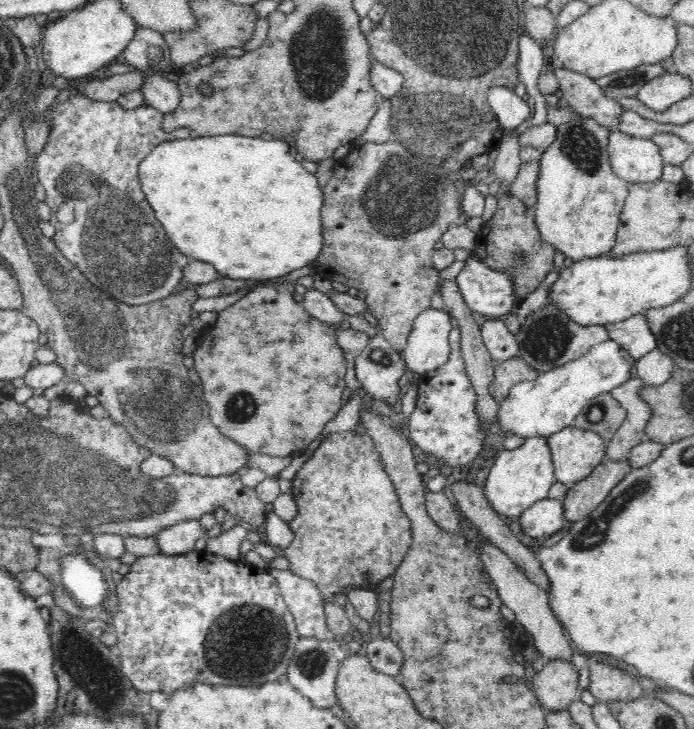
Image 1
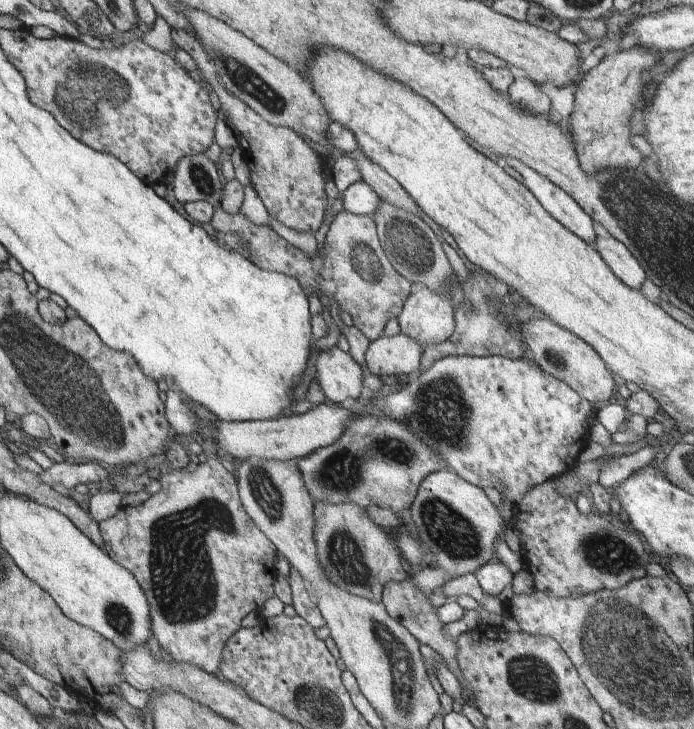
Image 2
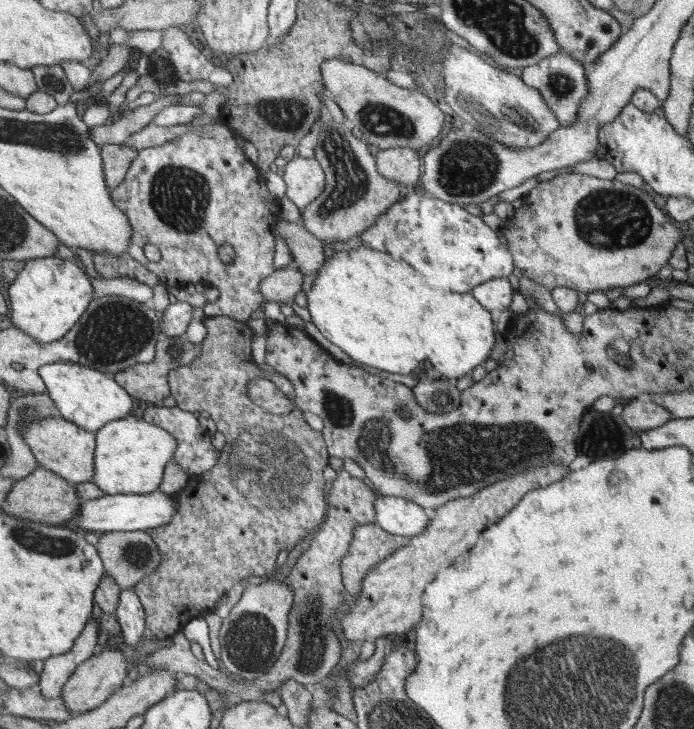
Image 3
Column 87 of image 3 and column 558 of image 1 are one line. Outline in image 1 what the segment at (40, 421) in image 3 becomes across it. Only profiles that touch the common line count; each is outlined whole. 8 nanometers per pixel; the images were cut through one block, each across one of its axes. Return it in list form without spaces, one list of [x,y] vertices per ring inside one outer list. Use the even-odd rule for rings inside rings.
[[[575,425],[547,436],[545,444],[551,454],[553,478],[570,487],[587,477],[596,465],[605,462],[605,443],[599,434]]]

